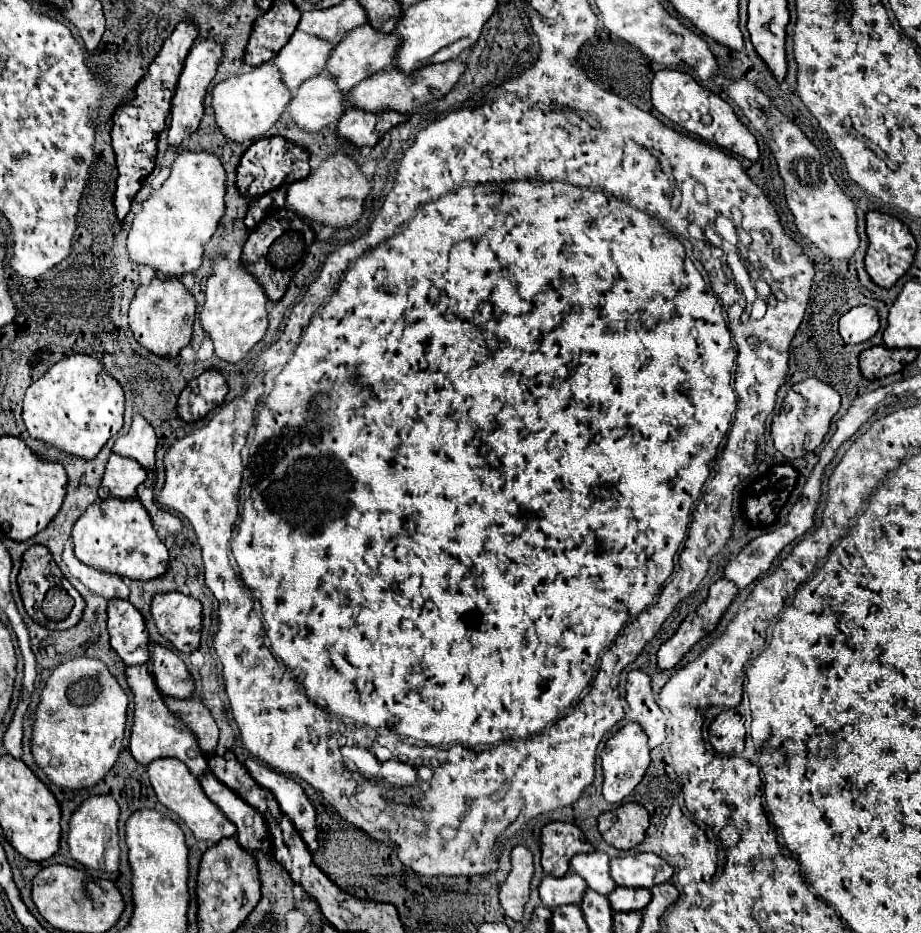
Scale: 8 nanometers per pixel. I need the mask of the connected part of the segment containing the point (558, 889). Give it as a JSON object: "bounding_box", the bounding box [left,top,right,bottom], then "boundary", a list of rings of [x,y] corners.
{"bounding_box":[540,873,586,909],"boundary":[[[568,873],[562,879],[560,877],[544,877],[540,883],[540,899],[544,907],[554,909],[566,903],[580,903],[586,893],[586,881],[578,877],[576,873]]]}

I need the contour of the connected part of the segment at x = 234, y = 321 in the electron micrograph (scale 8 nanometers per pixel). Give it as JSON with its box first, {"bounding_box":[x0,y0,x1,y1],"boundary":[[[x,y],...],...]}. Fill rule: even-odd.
{"bounding_box":[200,257,268,363],"boundary":[[[222,257],[214,259],[214,273],[206,281],[206,303],[204,303],[202,313],[200,313],[200,325],[202,325],[204,333],[212,339],[214,353],[218,359],[222,359],[226,363],[238,363],[266,335],[266,327],[268,327],[266,303],[268,303],[268,297],[266,297],[264,289],[240,263],[232,265],[228,259],[222,259]]]}

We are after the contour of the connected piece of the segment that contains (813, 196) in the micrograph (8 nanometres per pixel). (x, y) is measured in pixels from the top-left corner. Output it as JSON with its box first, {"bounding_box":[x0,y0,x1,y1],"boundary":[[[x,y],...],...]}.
{"bounding_box":[730,81,860,259],"boundary":[[[734,81],[730,85],[730,99],[744,111],[750,125],[760,131],[764,143],[772,149],[780,177],[784,179],[784,195],[788,209],[794,215],[796,229],[830,259],[852,257],[860,245],[856,233],[856,207],[832,179],[828,165],[822,163],[822,155],[812,141],[792,121],[788,121],[760,89],[752,87],[748,81]]]}

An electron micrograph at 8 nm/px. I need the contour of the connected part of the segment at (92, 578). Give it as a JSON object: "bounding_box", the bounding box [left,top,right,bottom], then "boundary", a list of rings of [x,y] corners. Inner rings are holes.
{"bounding_box":[62,541,128,599],"boundary":[[[66,541],[62,559],[68,565],[68,571],[76,579],[80,579],[96,595],[100,595],[104,599],[128,599],[128,585],[126,585],[126,581],[122,577],[116,577],[116,575],[110,575],[110,573],[94,571],[92,567],[84,565],[82,561],[78,561],[74,557],[74,553],[72,553],[72,541]]]}

